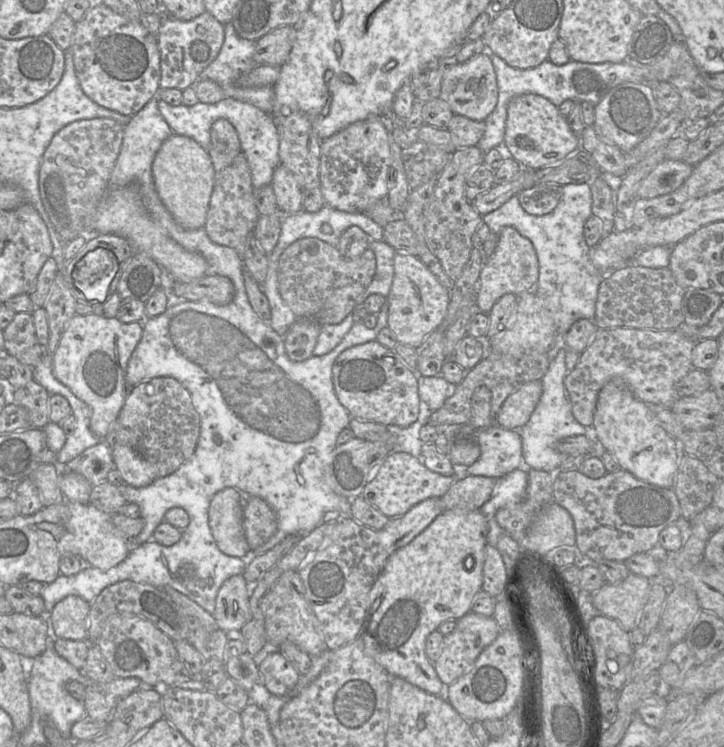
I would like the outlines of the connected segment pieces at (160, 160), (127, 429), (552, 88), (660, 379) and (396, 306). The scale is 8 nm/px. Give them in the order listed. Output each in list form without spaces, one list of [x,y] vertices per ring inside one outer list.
[[[173,133],[157,151],[152,175],[159,198],[175,221],[184,229],[204,227],[214,186],[214,167],[208,151],[192,138]]]
[[[158,377],[130,388],[124,406],[108,434],[102,440],[112,450],[116,446],[128,446],[147,459],[157,470],[158,478],[175,472],[194,454],[200,435],[200,416],[194,408],[188,390],[176,379]]]
[[[489,52],[489,57],[496,74],[498,100],[494,110],[484,120],[485,132],[476,145],[483,152],[496,147],[503,149],[508,105],[516,96],[537,94],[547,98],[557,107],[567,99],[576,102],[587,101],[596,105],[613,87],[624,82],[648,82],[649,75],[649,65],[627,59],[620,63],[583,63],[571,59],[563,65],[556,65],[547,59],[536,67],[519,69],[509,66],[503,59],[491,52]]]
[[[597,329],[589,345],[580,353],[576,366],[564,379],[574,418],[585,427],[593,425],[599,392],[613,378],[622,379],[632,393],[648,405],[671,408],[680,398],[675,384],[694,368],[692,351],[695,343],[678,329]]]
[[[396,252],[394,276],[387,301],[387,327],[398,343],[417,348],[431,332],[442,325],[450,301],[450,292],[417,256]]]

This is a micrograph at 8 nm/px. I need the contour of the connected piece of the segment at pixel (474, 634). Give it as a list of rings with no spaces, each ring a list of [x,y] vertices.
[[[470,611],[459,618],[454,630],[444,635],[440,655],[433,663],[439,679],[445,685],[450,685],[467,673],[482,650],[490,645],[499,633],[500,628],[493,617],[486,617]]]

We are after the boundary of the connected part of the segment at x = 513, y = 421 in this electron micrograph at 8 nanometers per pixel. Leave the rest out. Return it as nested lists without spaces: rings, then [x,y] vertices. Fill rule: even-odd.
[[[541,380],[524,383],[506,398],[495,417],[495,423],[507,430],[520,430],[528,422],[541,395]]]

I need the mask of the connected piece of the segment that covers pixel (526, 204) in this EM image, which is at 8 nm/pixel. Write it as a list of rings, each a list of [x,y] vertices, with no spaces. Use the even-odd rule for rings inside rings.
[[[544,182],[521,190],[517,196],[522,208],[527,213],[540,216],[548,214],[556,208],[561,194],[561,185]]]

